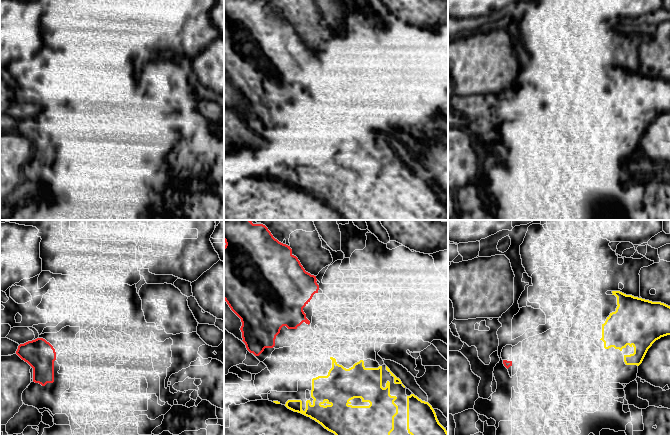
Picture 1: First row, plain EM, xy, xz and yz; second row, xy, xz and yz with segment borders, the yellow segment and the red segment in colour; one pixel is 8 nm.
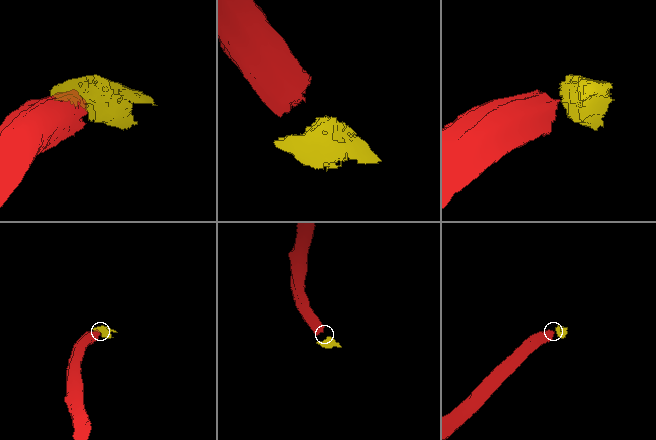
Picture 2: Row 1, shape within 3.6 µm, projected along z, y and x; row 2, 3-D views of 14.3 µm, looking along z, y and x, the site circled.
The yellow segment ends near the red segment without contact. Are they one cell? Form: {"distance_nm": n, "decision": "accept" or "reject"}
{"distance_nm": 320, "decision": "accept"}

